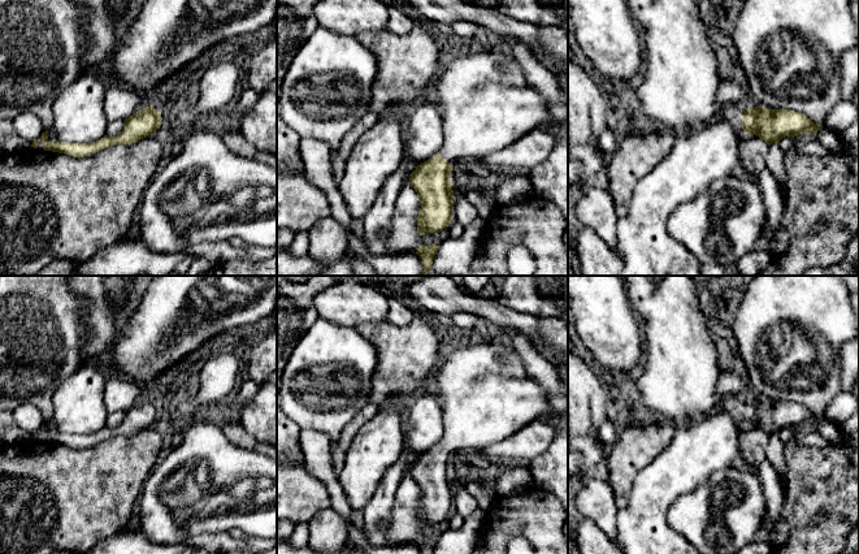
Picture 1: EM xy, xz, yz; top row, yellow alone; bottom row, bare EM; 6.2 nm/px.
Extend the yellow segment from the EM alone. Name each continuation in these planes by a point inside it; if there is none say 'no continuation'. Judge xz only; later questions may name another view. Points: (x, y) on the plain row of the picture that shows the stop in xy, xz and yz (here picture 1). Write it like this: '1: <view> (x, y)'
1: xz (486, 395)

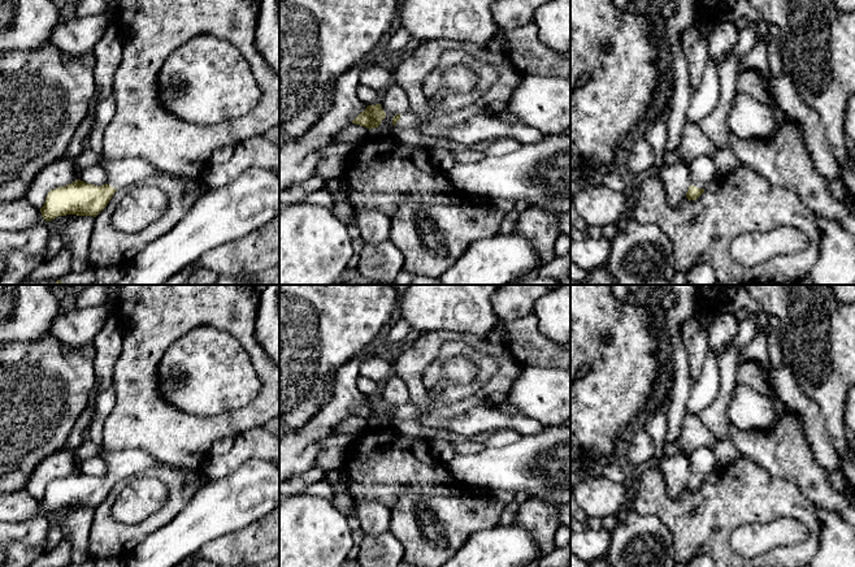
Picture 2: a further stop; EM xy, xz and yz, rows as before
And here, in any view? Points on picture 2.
1: yz (703, 461)

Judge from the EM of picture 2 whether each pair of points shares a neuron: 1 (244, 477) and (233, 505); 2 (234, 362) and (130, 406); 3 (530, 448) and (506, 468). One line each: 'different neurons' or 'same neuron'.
1: same neuron
2: different neurons
3: same neuron

